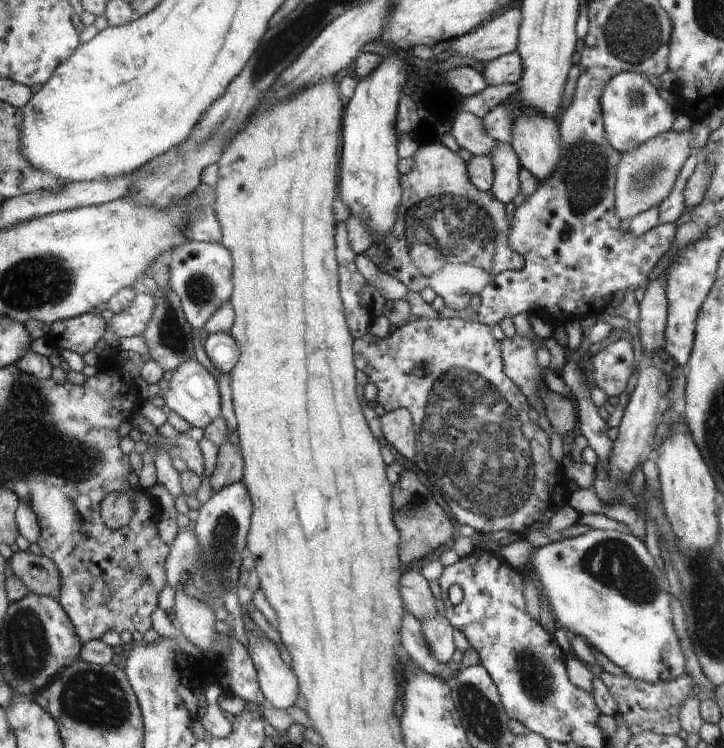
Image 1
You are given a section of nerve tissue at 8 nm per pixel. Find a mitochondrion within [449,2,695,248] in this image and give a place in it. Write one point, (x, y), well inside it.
(585, 174)

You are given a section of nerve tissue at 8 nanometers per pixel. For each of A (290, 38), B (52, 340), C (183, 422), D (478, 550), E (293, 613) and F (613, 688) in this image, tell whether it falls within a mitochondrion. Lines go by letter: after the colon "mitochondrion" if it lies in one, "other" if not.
A: mitochondrion
B: other
C: other
D: other
E: other
F: other

